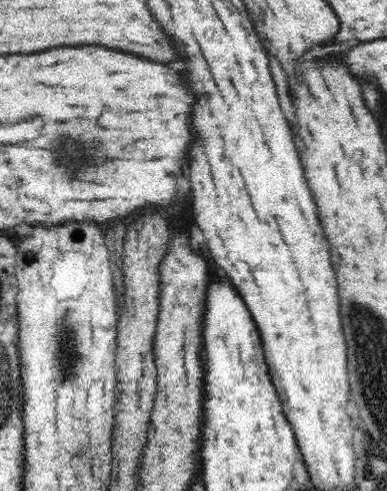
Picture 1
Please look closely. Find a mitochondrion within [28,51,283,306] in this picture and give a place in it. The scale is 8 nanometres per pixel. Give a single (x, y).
(79, 159)

